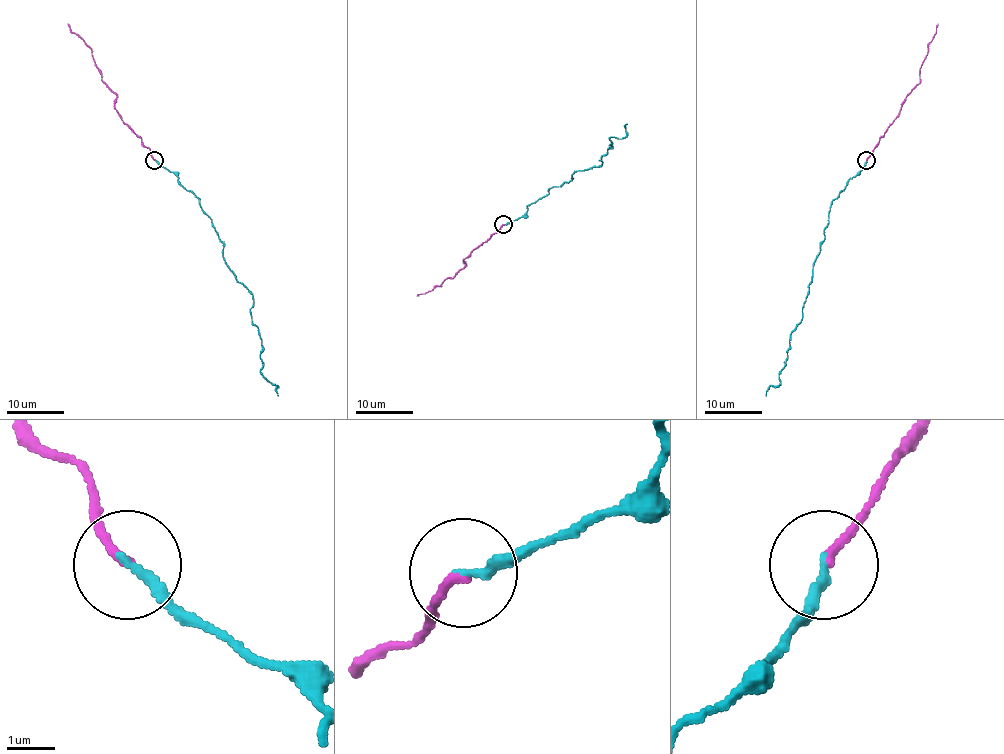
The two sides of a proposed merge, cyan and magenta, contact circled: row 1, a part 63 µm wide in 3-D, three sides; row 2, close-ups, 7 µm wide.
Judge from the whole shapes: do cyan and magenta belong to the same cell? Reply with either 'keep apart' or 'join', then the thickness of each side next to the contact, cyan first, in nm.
join; 200 nm thick on the cyan side, 170 nm on the other

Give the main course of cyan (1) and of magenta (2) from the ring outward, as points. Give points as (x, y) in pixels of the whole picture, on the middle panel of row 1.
1: (503, 224), (517, 220), (527, 206), (567, 183), (577, 170), (602, 165), (610, 139), (622, 139), (627, 123)
2: (503, 224), (463, 260), (466, 264), (453, 277), (447, 277), (440, 286), (416, 296)

